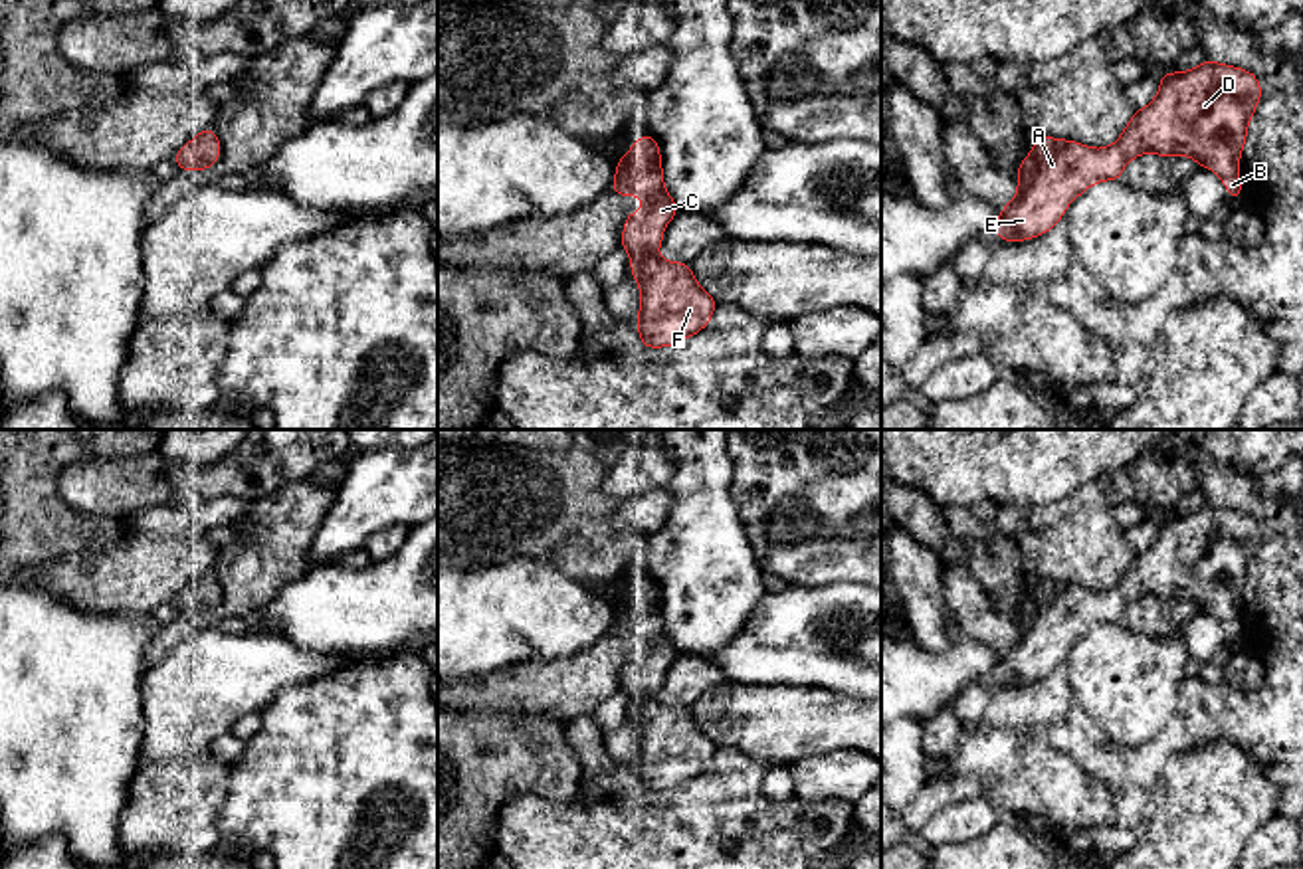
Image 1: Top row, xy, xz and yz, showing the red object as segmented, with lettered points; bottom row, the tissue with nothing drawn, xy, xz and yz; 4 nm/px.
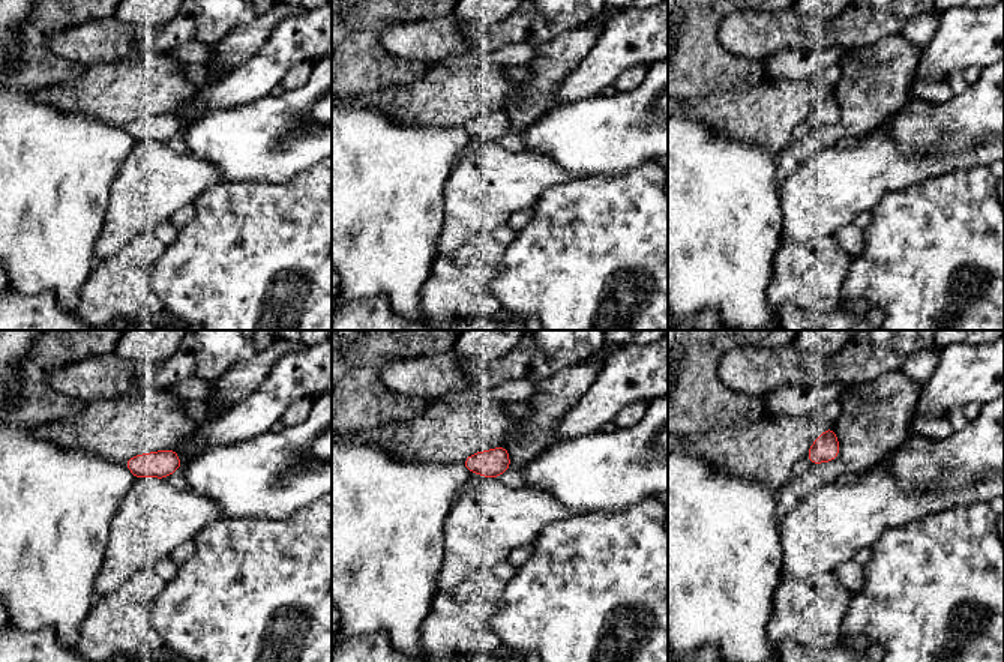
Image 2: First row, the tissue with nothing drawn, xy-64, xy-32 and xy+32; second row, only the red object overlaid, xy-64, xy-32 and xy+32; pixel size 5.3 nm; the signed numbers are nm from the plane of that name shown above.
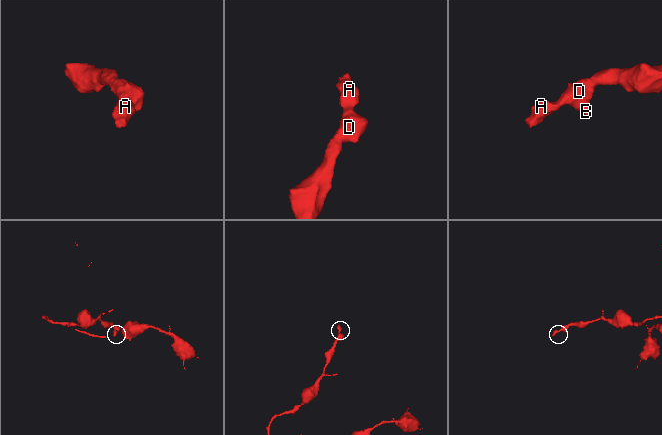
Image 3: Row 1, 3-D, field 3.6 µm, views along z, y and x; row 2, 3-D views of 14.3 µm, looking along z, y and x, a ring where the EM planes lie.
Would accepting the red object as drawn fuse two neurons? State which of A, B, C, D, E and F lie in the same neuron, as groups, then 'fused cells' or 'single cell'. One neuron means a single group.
groups A B C D E F; single cell

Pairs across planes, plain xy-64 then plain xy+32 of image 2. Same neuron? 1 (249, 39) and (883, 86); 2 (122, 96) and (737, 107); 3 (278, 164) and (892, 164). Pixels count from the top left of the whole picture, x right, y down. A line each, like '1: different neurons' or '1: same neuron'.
1: same neuron
2: same neuron
3: different neurons

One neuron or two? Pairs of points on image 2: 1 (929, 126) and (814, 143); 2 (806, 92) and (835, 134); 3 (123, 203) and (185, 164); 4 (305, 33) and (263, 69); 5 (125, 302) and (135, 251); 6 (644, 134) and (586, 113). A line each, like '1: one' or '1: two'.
1: two
2: two
3: one
4: one
5: one
6: one

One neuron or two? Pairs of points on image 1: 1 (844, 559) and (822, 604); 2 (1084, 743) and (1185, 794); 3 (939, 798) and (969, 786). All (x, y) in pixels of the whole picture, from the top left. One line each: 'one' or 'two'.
1: two
2: two
3: one

